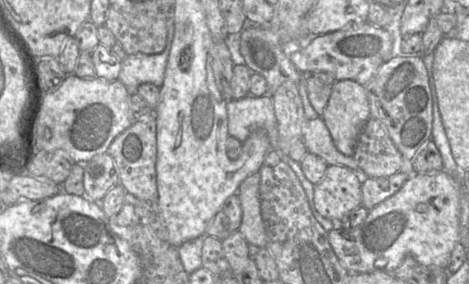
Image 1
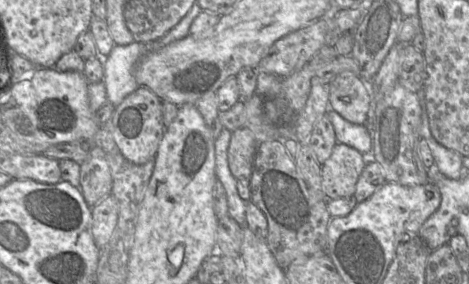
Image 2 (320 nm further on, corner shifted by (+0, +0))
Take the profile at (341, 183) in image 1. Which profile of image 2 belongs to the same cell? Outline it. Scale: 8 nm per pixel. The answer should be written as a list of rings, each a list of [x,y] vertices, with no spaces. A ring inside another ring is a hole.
[[[337,142],[329,158],[321,165],[321,185],[326,199],[352,197],[367,158],[368,156],[363,155],[353,147]]]

